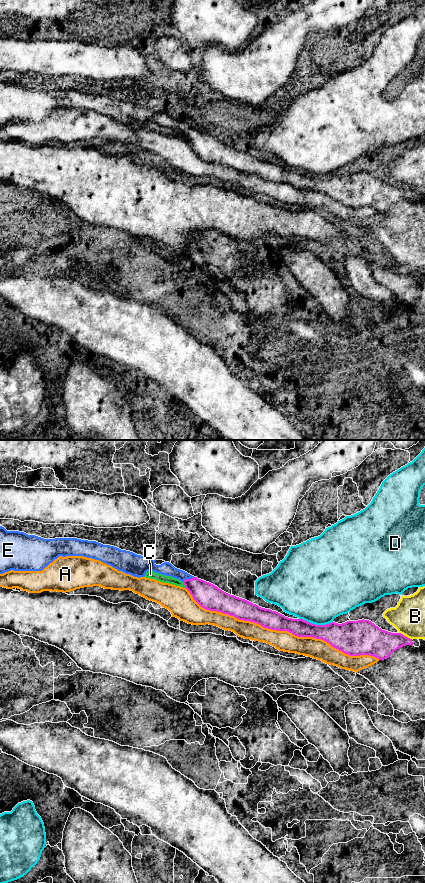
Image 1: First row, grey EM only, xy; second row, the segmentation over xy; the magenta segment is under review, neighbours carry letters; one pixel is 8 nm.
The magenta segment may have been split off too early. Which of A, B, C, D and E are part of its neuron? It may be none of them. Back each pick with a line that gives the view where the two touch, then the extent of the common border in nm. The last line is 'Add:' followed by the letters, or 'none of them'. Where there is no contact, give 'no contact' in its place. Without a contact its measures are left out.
E: meets magenta in xy; contact 110 nm long
Add: E

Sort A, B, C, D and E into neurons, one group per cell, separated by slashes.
A / B / C / D / E

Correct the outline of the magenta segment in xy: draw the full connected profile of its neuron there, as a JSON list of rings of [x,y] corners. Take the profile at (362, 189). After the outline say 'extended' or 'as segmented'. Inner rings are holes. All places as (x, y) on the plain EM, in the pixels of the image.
[[[0,78],[0,126],[11,122],[42,123],[59,108],[83,108],[92,110],[110,117],[118,123],[138,130],[144,129],[148,123],[171,128],[182,133],[193,151],[206,162],[228,166],[239,172],[254,174],[271,182],[288,183],[298,189],[322,191],[332,199],[350,208],[370,207],[379,212],[384,212],[389,210],[397,201],[406,197],[413,197],[412,191],[401,185],[391,185],[382,182],[369,172],[362,171],[358,173],[347,173],[342,176],[331,174],[326,177],[316,177],[303,171],[288,170],[276,163],[261,160],[245,151],[230,147],[209,134],[198,131],[183,122],[175,120],[169,114],[156,117],[156,111],[137,107],[114,98],[103,97],[96,93],[81,92],[77,90],[44,91],[35,87],[28,87],[24,84],[7,83],[4,79]]] | extended

